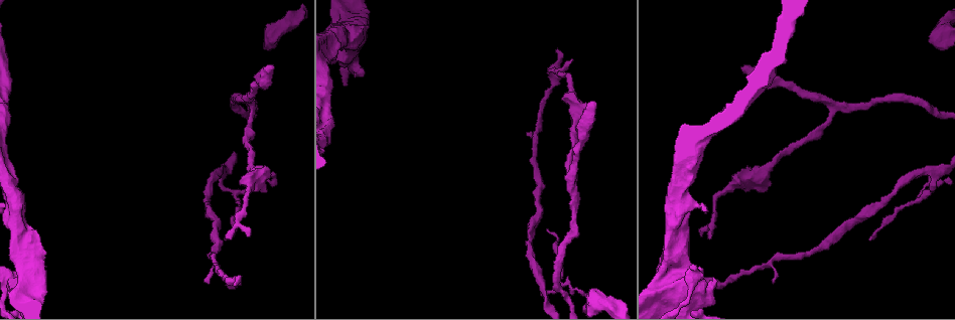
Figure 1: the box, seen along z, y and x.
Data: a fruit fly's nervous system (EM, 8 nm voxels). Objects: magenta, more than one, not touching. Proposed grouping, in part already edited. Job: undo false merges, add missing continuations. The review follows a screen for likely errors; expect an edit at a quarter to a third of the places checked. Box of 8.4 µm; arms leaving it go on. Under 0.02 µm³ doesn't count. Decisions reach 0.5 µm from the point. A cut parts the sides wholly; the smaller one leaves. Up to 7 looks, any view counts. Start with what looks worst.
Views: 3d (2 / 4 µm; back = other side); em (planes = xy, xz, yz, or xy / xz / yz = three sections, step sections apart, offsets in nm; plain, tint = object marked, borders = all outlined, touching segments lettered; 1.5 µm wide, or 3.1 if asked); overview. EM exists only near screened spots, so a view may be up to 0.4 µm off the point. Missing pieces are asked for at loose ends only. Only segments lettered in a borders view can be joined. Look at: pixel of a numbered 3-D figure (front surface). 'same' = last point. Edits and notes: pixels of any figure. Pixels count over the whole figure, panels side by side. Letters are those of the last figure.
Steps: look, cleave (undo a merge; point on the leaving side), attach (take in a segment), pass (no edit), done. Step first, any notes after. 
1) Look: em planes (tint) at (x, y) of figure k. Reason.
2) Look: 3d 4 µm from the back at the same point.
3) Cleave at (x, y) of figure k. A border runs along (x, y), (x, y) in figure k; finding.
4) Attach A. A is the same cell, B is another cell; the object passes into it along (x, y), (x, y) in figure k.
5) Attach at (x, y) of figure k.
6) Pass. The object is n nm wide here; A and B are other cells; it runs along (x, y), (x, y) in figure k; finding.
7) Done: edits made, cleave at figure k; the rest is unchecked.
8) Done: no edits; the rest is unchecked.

Look: em planes (borders) at (541, 286) of figure 1. Side arm on a straight run.

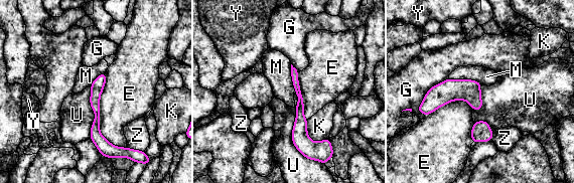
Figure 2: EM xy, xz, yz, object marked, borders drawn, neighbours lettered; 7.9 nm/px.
Pass. E, G, K, M, U, Y and Z are other cells; a border runs along (90, 85), (94, 121), (89, 138) in figure 2; one neuron here.

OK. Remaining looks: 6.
Look: em planes (borders) at (714, 279) of figure 1. Branch stops here.

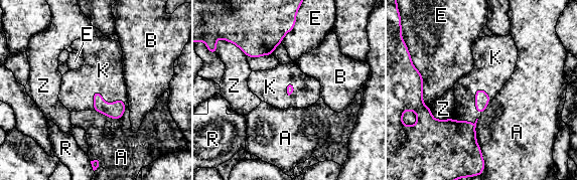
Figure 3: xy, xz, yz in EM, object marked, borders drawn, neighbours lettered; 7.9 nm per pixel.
Attach K. K is the same cell, A, B, E, R and Z are other cells; the neuron continues.

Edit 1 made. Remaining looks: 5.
Look: em planes (tint) at (206, 280) of figure 1. Tapers out.

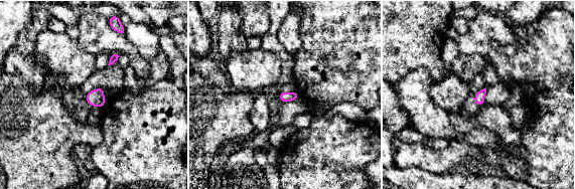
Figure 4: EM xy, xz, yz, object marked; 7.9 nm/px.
Look: em planes (borders) at the same point.

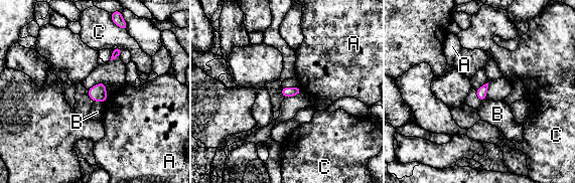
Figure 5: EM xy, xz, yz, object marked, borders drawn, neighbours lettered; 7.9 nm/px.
Pass. A, B and C are other cells; a border runs along (94, 101), (105, 103) in figure 5; no lettered segment goes on from it.

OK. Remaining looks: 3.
Done: edits made, attach at figure 3; the rest is unchecked.

